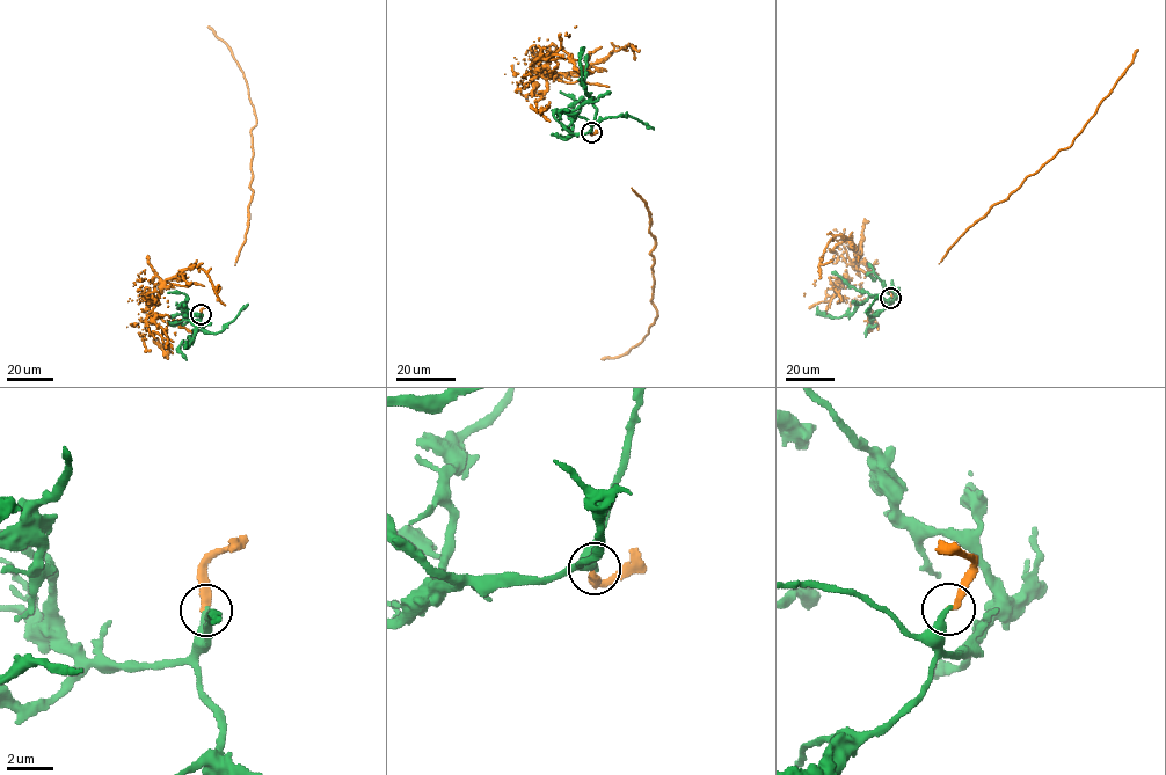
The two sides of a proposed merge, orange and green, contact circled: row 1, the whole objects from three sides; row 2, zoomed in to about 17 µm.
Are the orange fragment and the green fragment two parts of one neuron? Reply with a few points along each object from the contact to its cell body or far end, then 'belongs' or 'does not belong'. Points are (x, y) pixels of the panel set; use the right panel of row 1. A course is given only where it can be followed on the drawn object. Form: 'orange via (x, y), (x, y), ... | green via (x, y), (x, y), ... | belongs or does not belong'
orange via (890, 297), (891, 291), (940, 261), (948, 249), (995, 204), (1006, 199), (1028, 176), (1071, 145), (1138, 50) | green via (890, 297), (890, 304), (868, 297), (851, 314), (839, 317), (824, 315), (817, 306) | belongs

